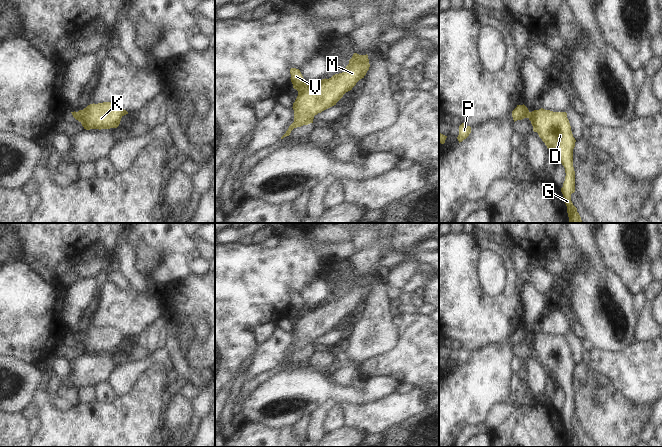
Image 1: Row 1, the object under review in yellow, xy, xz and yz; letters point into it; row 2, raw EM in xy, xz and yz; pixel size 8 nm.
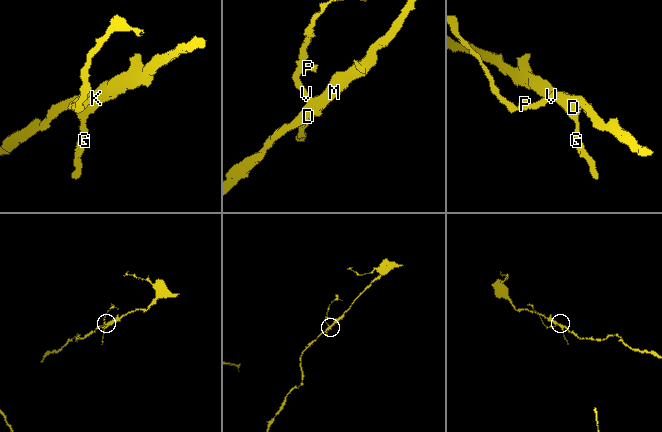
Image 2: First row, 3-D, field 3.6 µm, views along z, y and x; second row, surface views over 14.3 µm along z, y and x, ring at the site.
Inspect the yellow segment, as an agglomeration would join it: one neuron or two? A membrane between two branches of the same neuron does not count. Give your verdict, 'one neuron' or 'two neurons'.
two neurons

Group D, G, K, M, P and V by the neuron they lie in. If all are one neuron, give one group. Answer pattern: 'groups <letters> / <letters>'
groups D G K M / P V

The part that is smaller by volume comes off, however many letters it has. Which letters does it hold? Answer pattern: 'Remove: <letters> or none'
Remove: P, V

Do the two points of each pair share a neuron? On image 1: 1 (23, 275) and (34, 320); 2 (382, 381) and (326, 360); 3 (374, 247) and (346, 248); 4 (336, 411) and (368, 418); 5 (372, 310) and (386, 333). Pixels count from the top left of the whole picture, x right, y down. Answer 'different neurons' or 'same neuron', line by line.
1: same neuron
2: different neurons
3: different neurons
4: different neurons
5: same neuron

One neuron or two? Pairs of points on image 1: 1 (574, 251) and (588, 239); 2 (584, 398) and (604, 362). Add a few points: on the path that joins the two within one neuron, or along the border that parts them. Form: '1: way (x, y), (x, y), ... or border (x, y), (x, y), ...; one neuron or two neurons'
1: border (574, 244), (581, 251); two neurons
2: border (587, 364), (593, 373), (604, 374), (617, 388); two neurons

